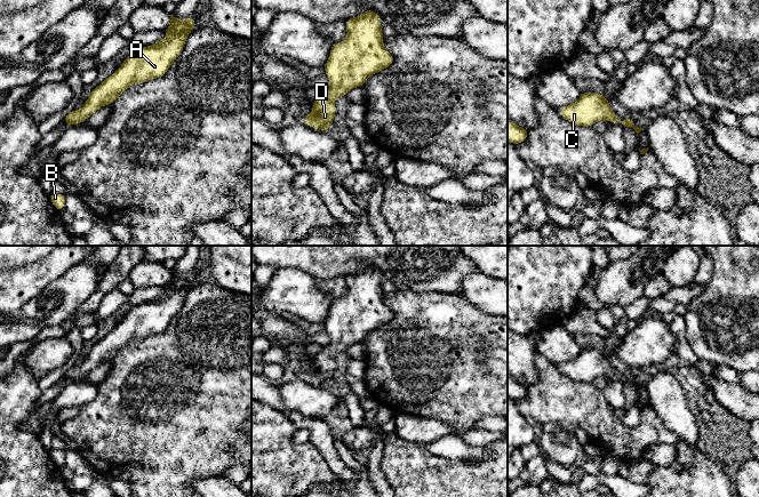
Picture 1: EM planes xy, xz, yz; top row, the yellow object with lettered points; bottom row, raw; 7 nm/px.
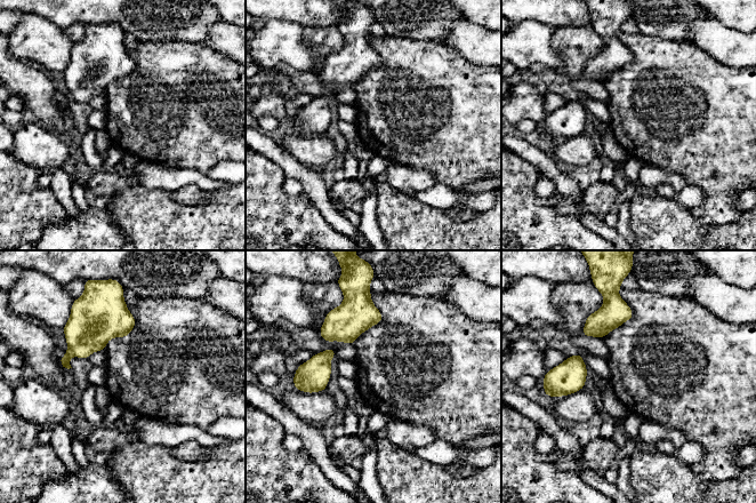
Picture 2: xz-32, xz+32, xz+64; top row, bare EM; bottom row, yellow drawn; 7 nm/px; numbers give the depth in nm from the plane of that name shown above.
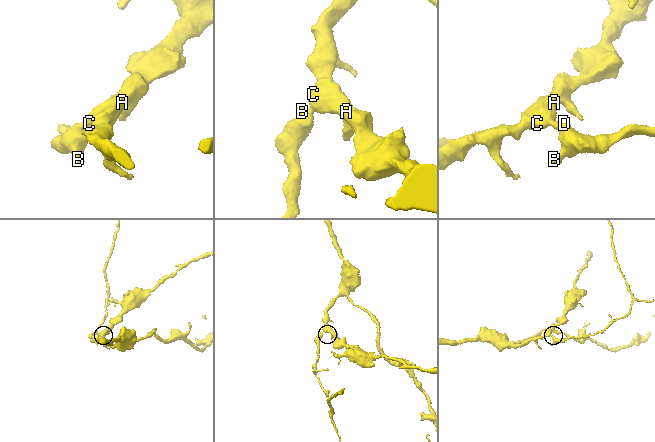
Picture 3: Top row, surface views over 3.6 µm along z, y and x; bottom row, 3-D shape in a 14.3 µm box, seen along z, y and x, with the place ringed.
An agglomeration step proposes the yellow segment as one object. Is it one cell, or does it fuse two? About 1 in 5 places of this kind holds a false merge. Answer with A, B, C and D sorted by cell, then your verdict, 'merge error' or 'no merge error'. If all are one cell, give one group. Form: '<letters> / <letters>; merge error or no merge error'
A B C D; no merge error

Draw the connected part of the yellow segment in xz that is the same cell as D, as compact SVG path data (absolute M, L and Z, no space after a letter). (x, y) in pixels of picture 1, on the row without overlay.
M366 265L361 272L344 278L347 287L346 295L331 303L329 314L323 321L330 344L313 356L312 368L303 372L303 378L317 386L329 386L333 382L337 353L345 353L352 344L363 343L369 332L393 320L393 312L383 300L382 274L378 270Z

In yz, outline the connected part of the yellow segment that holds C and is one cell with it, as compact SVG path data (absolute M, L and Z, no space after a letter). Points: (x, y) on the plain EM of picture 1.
M593 347L581 348L580 354L574 360L560 363L557 368L576 382L592 383L597 377L605 376L607 378L620 378L624 383L631 383L636 386L637 392L644 386L644 384L637 383L629 372L620 377L604 350Z

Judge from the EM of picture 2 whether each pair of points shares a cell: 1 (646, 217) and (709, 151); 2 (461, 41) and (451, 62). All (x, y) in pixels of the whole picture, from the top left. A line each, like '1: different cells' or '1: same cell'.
1: different cells
2: different cells

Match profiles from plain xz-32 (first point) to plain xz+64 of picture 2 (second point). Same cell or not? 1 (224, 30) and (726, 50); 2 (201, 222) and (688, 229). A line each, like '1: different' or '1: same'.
1: same
2: same

